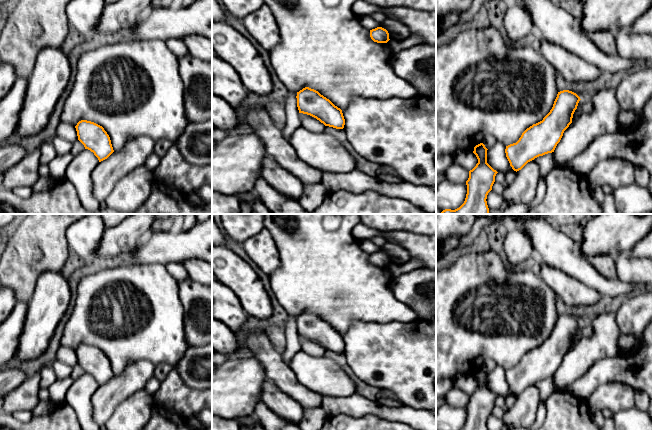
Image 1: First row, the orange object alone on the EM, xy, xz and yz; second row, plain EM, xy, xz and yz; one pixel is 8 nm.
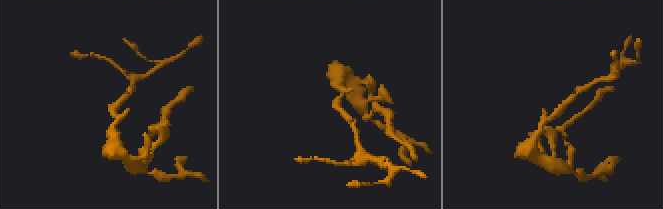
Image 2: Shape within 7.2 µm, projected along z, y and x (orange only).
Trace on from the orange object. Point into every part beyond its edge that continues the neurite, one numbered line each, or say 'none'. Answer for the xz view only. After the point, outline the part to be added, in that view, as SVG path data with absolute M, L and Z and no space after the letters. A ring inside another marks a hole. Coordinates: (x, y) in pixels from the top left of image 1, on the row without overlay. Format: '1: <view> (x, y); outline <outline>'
none

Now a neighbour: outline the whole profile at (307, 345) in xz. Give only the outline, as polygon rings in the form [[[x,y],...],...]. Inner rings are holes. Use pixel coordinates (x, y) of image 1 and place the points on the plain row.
[[[300,337],[301,349],[312,356],[321,356],[325,353],[325,349],[316,342]]]

